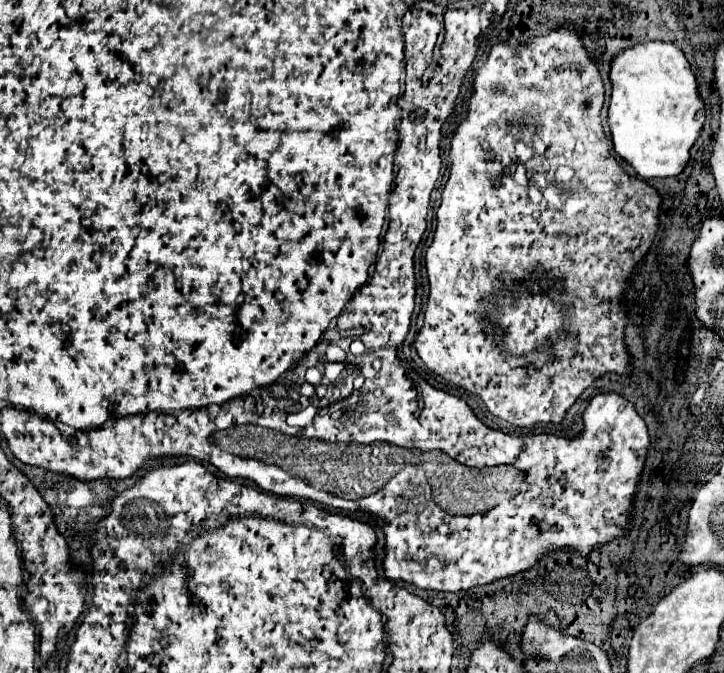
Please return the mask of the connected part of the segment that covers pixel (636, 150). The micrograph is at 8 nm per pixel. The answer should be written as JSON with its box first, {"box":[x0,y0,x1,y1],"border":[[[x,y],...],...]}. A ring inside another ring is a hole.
{"box":[608,42,704,178],"border":[[[646,42],[624,50],[612,62],[610,70],[612,96],[608,108],[608,124],[612,132],[614,150],[630,164],[642,178],[672,178],[678,176],[688,160],[690,148],[698,140],[704,126],[704,102],[698,94],[696,78],[684,52],[676,44]]]}

